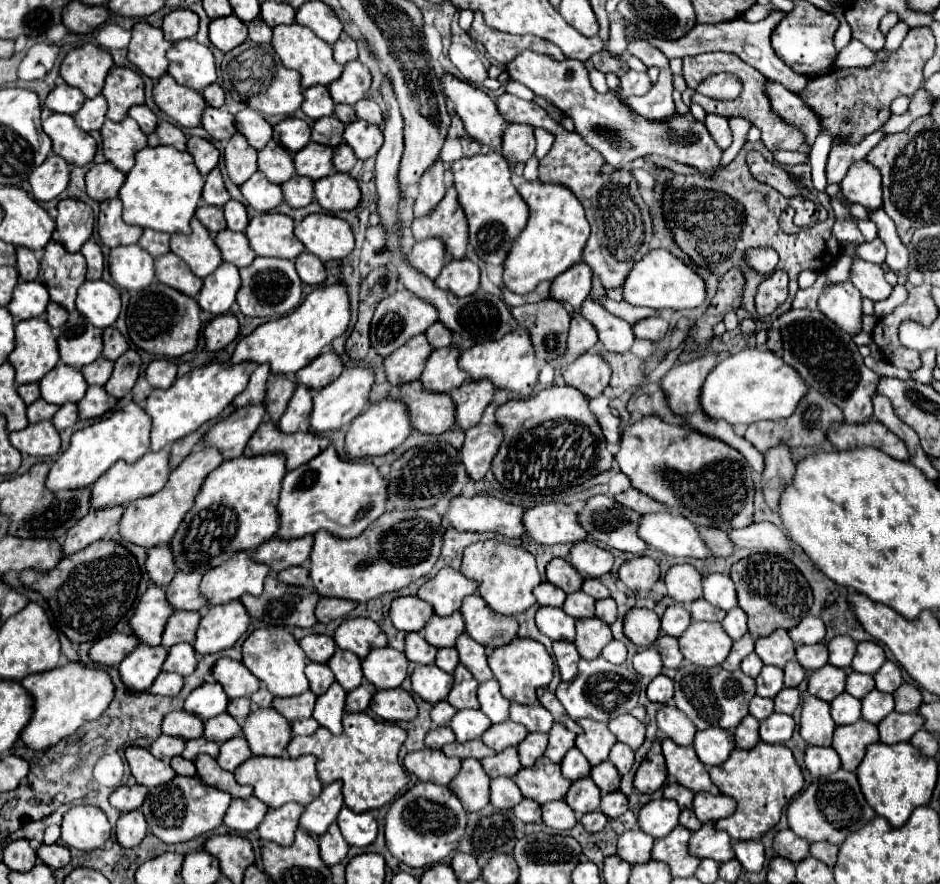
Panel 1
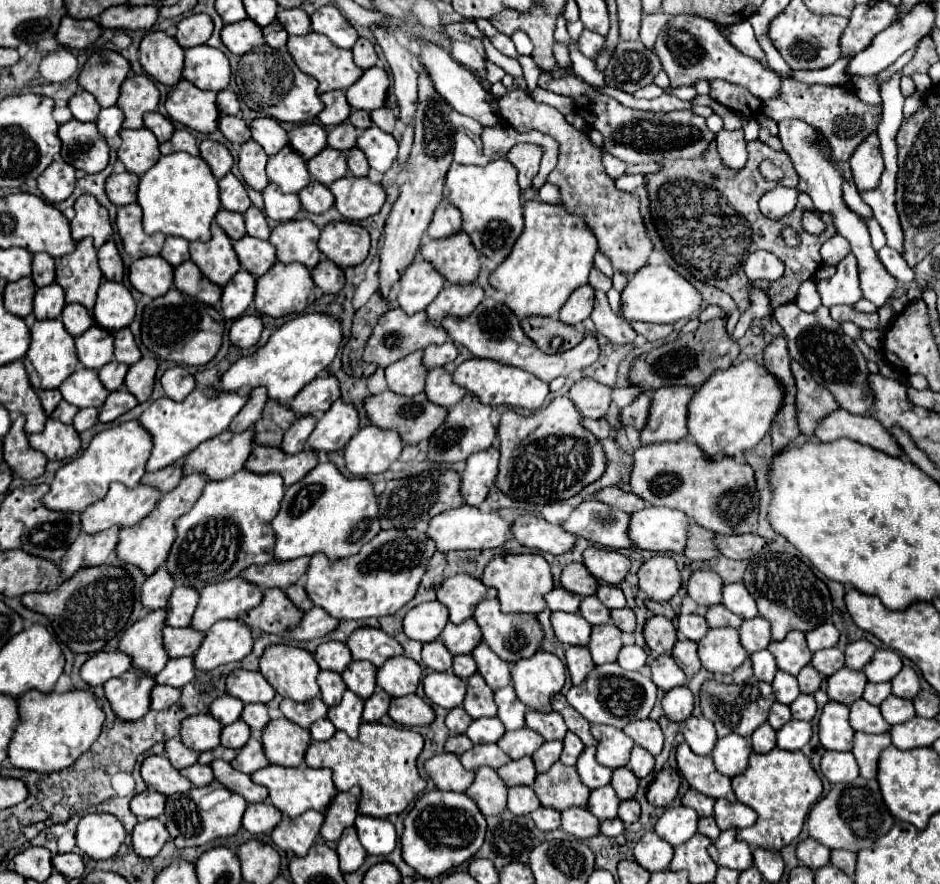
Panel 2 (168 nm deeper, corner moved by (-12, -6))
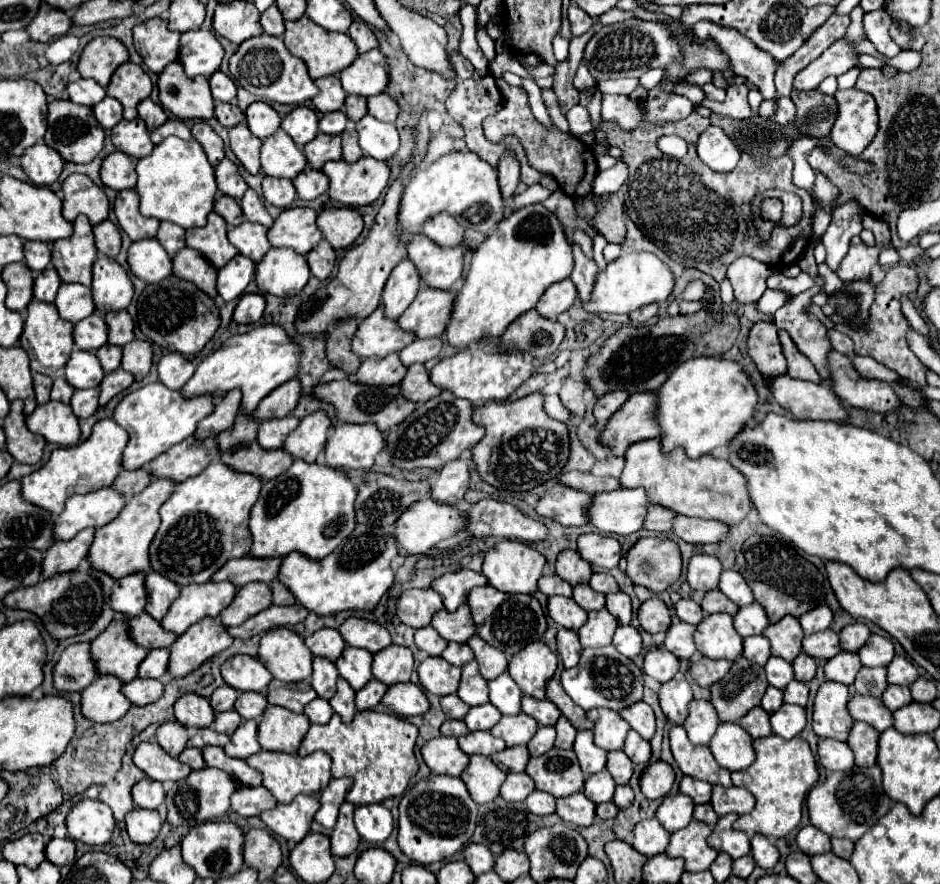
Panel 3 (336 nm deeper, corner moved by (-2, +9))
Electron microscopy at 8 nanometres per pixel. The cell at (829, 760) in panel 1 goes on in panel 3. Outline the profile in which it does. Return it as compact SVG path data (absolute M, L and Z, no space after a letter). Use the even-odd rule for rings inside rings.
M819 740L819 762L827 770L849 770L855 766L853 750L847 742L839 740Z

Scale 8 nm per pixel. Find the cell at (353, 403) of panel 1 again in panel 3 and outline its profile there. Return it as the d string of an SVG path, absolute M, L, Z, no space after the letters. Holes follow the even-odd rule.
M315 412L305 416L299 426L285 438L285 452L289 452L295 460L305 460L305 462L315 462L319 452L325 448L327 440L327 430L331 422L325 412Z

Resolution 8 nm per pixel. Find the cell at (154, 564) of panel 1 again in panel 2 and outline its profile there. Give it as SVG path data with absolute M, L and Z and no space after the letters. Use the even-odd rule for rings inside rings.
M159 567L155 575L147 577L143 589L141 589L141 601L147 609L163 609L167 607L167 599L171 597L171 591L175 587L175 581L171 579L167 567Z

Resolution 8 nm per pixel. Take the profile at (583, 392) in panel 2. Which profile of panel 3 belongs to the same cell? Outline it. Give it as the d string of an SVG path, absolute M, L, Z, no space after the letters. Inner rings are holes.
M565 378L565 384L559 392L559 398L561 402L565 404L565 408L569 410L569 414L573 418L583 418L585 414L585 402L583 402L583 392L587 388L587 382L577 382L577 380L571 380L571 378Z

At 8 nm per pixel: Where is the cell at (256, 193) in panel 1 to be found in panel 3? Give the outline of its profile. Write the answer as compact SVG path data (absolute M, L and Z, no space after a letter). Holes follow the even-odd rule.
M265 176L263 180L263 196L269 204L277 208L289 208L291 202L295 200L295 186L287 178L271 178Z

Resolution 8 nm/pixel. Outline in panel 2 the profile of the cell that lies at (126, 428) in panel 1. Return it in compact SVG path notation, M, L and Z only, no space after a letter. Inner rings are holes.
M137 419L105 429L91 439L89 447L77 459L65 463L57 471L51 483L51 491L43 497L43 503L53 511L83 511L91 503L103 499L107 495L109 483L113 481L121 481L127 487L135 487L141 483L141 477L145 475L149 453L151 439L147 431L139 427Z

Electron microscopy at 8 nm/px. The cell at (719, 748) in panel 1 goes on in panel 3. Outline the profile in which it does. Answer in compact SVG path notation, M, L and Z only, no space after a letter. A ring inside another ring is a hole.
M721 724L709 744L715 760L735 772L735 770L745 770L749 764L755 760L753 752L753 738L739 726L739 724Z

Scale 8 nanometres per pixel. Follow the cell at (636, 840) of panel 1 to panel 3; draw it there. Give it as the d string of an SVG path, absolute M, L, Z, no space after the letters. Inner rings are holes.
M649 818L649 820L641 820L635 826L635 840L633 840L633 848L637 852L641 852L643 856L651 858L657 856L661 852L665 852L667 844L669 844L669 832L659 824L657 818Z

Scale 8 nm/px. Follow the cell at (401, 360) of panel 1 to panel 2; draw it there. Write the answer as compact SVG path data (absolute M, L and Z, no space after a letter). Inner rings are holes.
M415 351L415 355L407 355L397 363L385 369L387 385L397 395L417 395L425 387L427 369L423 367L423 351Z

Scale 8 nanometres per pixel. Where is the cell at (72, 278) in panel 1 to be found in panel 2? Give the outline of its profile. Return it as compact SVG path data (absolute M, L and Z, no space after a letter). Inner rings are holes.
M91 237L79 241L73 253L57 259L57 283L63 287L67 303L79 303L93 311L101 271Z

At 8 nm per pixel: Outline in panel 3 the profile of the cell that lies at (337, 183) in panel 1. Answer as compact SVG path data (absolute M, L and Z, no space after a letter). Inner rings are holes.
M363 156L349 164L345 160L327 162L323 172L329 176L329 196L345 206L365 206L375 202L389 182L389 164Z

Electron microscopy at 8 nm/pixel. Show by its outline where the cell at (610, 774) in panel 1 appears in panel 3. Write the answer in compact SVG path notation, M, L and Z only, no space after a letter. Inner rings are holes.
M615 750L607 756L607 770L617 784L629 784L629 778L633 774L633 762L629 760L629 756L625 756L623 750Z

